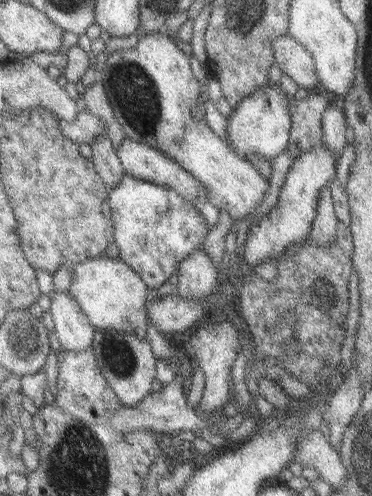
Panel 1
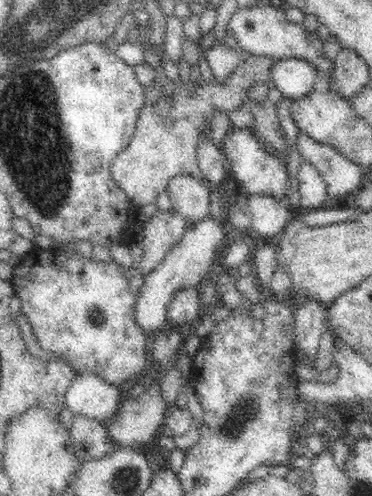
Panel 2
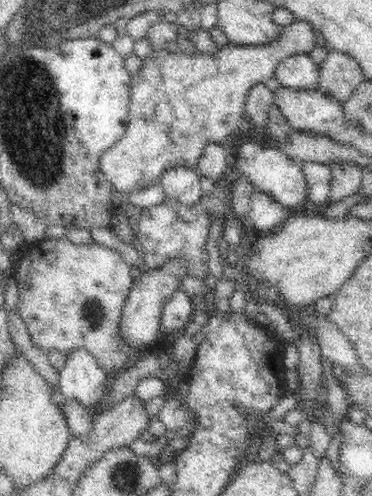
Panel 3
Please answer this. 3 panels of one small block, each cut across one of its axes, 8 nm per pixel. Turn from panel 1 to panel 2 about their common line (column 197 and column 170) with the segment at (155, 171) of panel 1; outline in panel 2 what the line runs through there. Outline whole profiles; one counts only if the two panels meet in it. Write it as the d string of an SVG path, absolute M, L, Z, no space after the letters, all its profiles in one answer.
M184 174L168 182L166 194L172 198L174 210L184 216L190 228L210 218L210 204L212 204L210 186L212 184L208 184L202 178L184 176Z

